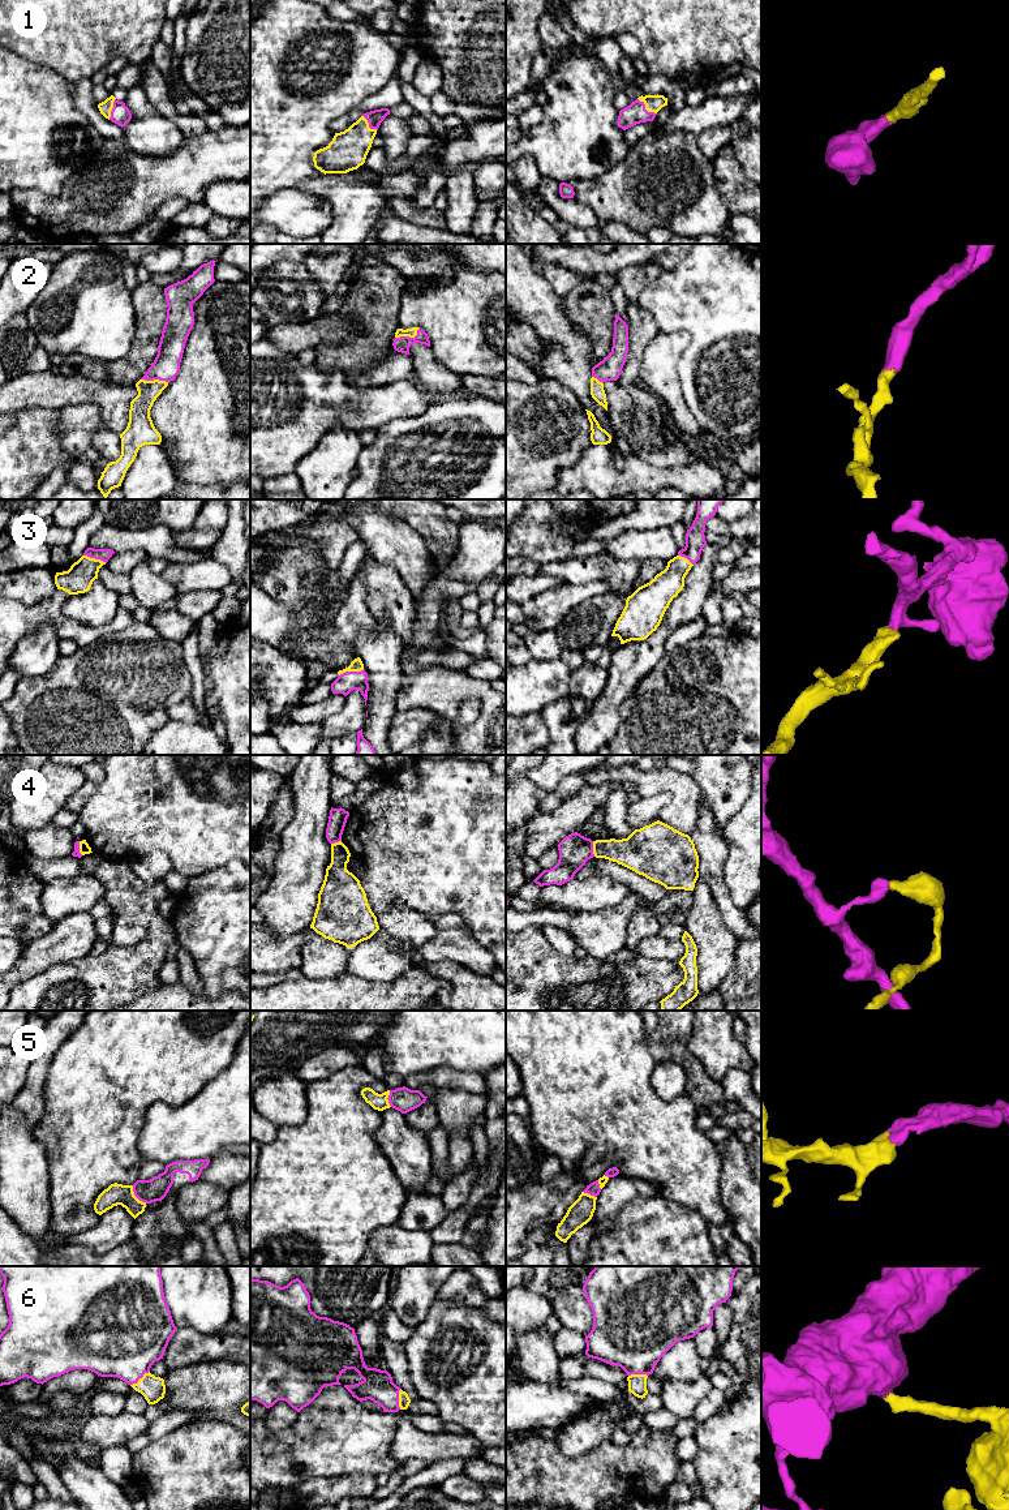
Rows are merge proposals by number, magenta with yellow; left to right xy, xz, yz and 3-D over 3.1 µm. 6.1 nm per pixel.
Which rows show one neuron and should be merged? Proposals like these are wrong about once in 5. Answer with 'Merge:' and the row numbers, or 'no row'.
Merge: 1, 2, 3, 5, 6

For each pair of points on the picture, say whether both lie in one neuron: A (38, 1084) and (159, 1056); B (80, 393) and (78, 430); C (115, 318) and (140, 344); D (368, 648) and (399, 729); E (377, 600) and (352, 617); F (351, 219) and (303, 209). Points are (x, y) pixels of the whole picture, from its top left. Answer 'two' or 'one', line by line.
A: two
B: two
C: two
D: two
E: two
F: two

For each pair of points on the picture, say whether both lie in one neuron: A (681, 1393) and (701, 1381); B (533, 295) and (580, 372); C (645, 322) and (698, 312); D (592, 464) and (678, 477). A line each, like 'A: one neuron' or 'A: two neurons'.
A: one neuron
B: one neuron
C: two neurons
D: one neuron

